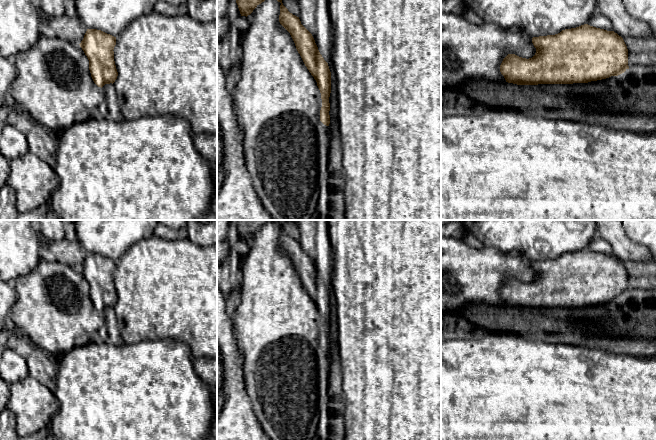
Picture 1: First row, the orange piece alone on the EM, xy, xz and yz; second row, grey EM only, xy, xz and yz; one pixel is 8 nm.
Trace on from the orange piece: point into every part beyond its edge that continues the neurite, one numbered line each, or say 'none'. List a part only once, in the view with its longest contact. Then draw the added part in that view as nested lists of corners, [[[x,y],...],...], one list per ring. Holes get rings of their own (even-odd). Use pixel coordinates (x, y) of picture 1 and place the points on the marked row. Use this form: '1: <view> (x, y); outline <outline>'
none

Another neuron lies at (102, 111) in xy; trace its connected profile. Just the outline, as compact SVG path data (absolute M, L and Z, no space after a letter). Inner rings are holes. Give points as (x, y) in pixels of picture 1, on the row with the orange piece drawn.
M112 83L105 84L103 87L104 100L96 110L96 115L108 121L121 121L124 119L118 105L117 94Z

